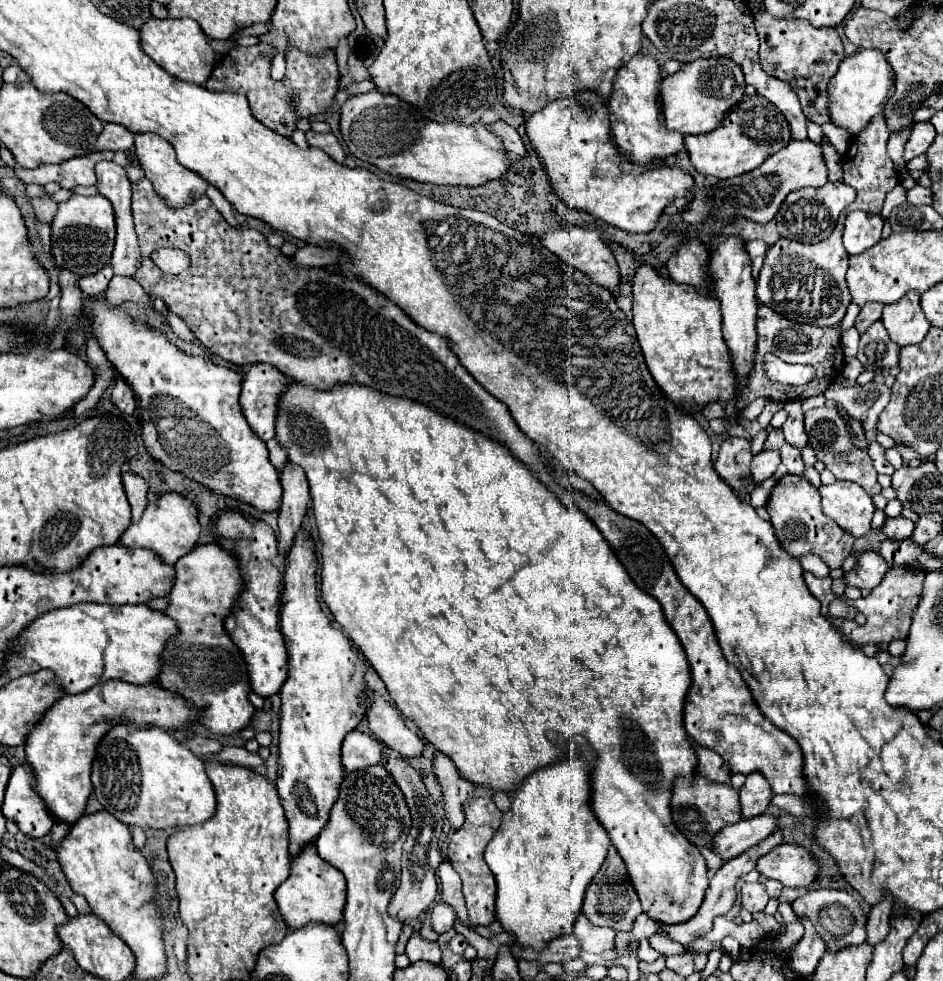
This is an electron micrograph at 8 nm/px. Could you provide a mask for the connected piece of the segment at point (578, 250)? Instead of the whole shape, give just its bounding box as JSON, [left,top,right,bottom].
[541,225,619,297]

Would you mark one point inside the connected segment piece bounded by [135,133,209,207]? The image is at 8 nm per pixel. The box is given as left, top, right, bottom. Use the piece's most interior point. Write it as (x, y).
(177, 186)

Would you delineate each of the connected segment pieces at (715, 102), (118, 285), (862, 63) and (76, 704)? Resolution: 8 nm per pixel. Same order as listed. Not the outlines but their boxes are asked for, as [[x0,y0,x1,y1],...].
[[661,57,745,135],[105,275,153,309],[829,49,893,135],[25,681,195,823]]

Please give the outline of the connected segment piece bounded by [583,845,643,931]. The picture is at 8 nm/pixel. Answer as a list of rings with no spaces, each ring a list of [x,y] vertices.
[[[609,847],[609,855],[601,867],[601,871],[597,873],[597,877],[593,879],[593,883],[589,885],[587,893],[585,893],[585,901],[583,901],[583,913],[587,915],[587,919],[597,925],[597,927],[611,927],[615,931],[631,931],[633,929],[633,921],[637,915],[641,915],[641,903],[637,899],[635,889],[621,881],[627,881],[627,869],[623,859],[619,857],[619,853],[615,851],[615,847]]]

